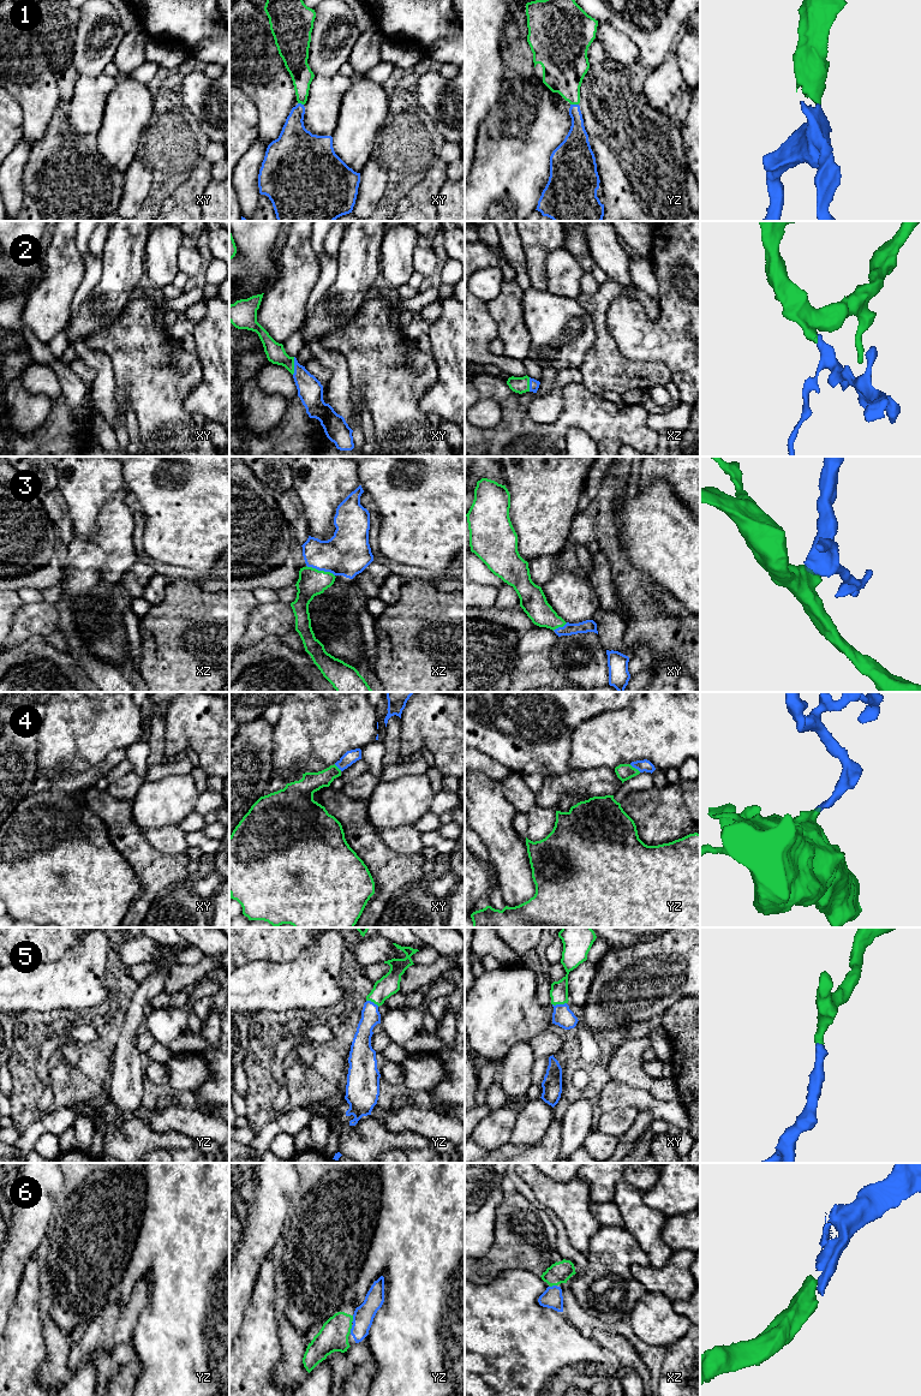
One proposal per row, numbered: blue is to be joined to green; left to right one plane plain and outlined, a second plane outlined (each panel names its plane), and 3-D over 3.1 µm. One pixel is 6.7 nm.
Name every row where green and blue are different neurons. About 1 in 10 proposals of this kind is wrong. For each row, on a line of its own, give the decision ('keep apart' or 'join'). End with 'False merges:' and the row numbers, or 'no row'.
1: join
2: join
3: join
4: join
5: join
6: join
False merges: no row

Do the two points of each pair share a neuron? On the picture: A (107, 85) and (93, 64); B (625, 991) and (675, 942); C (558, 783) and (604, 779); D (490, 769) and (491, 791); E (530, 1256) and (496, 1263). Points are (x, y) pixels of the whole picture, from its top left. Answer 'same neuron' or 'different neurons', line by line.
A: different neurons
B: same neuron
C: same neuron
D: different neurons
E: same neuron

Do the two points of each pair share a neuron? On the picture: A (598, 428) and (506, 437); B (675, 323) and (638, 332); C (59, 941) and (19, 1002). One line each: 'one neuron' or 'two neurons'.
A: one neuron
B: one neuron
C: two neurons

